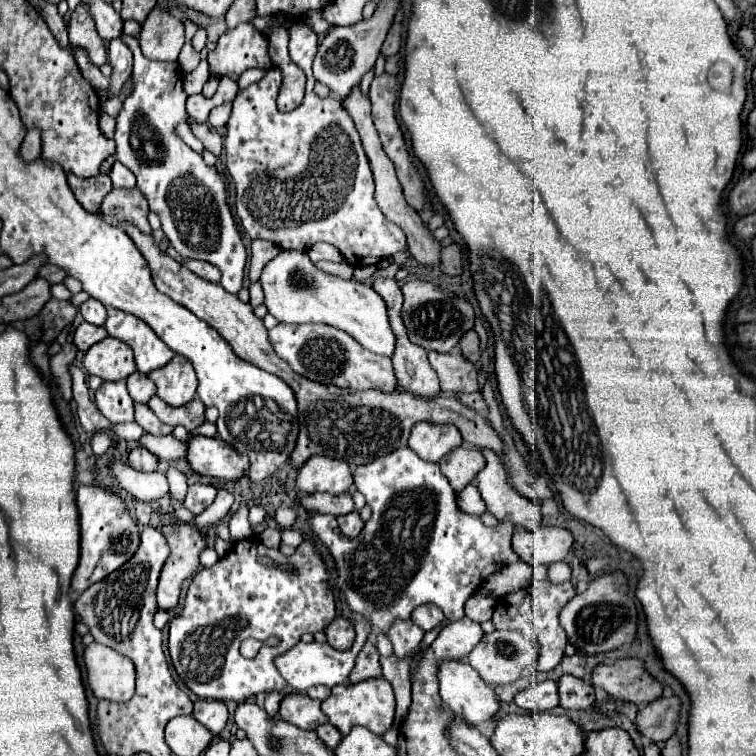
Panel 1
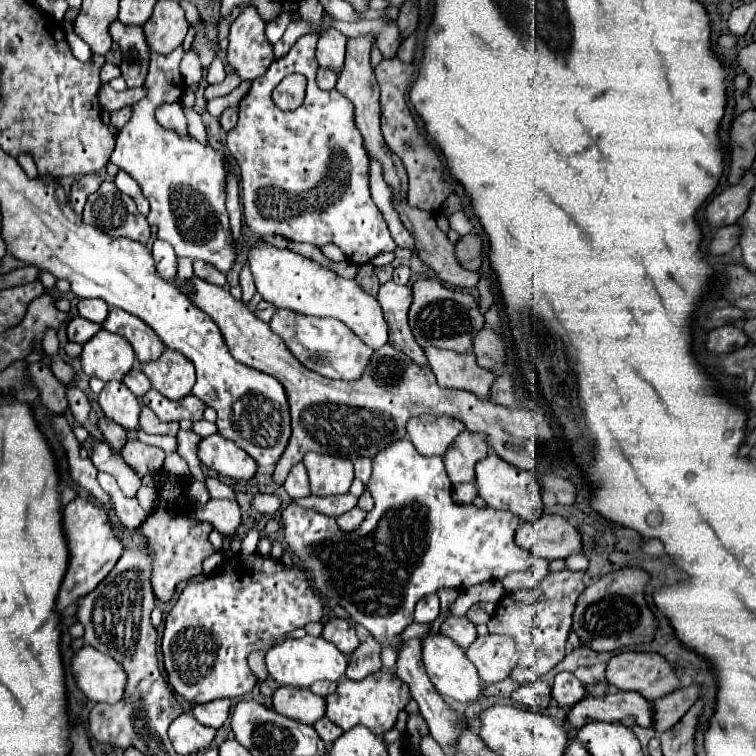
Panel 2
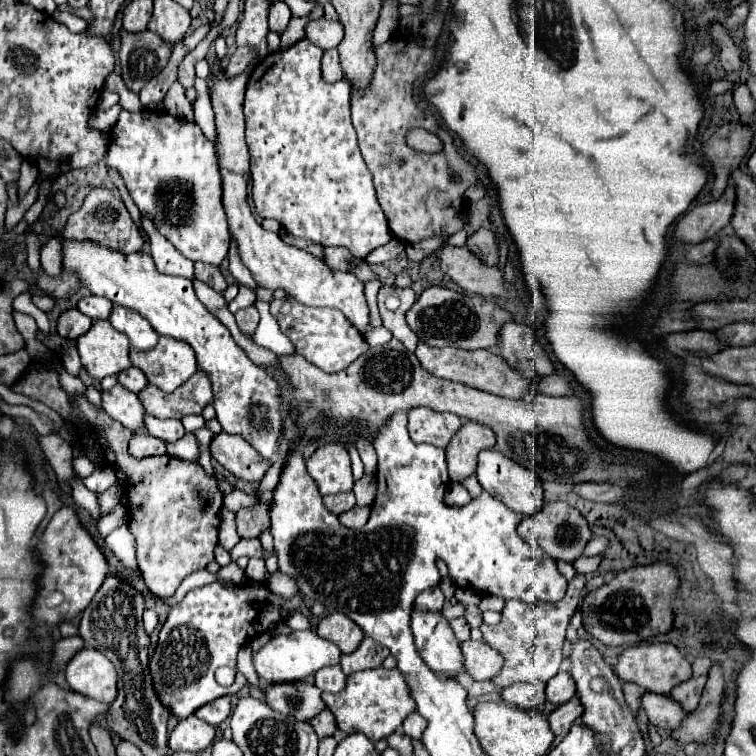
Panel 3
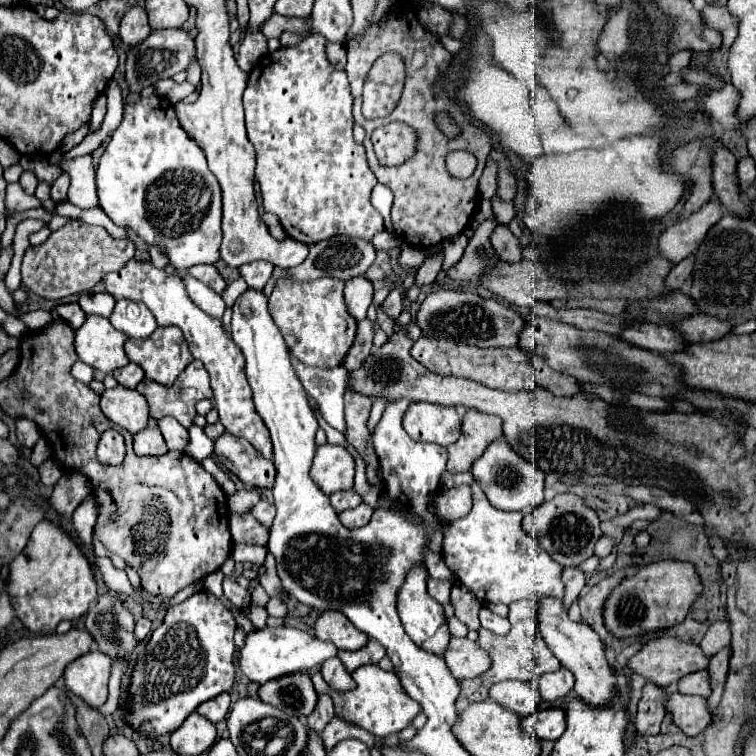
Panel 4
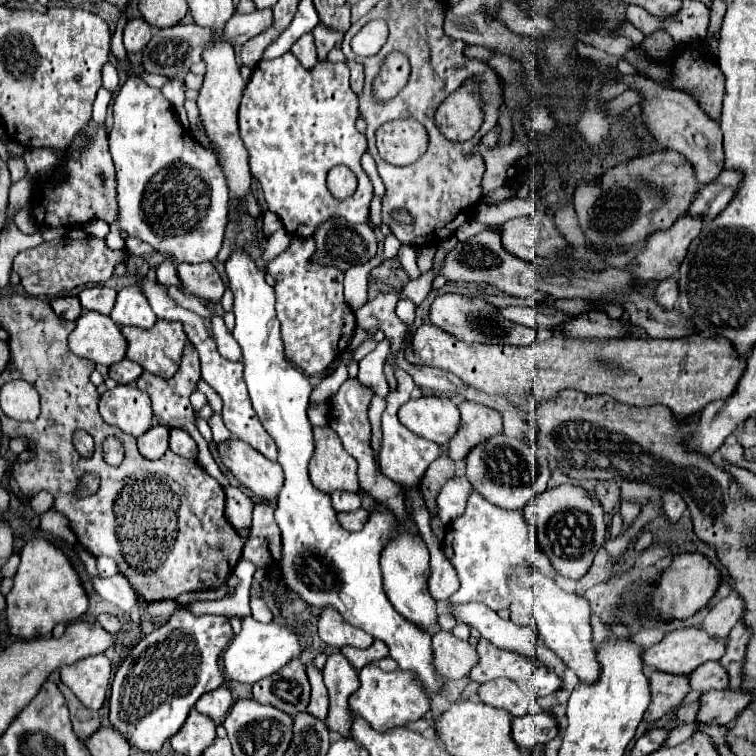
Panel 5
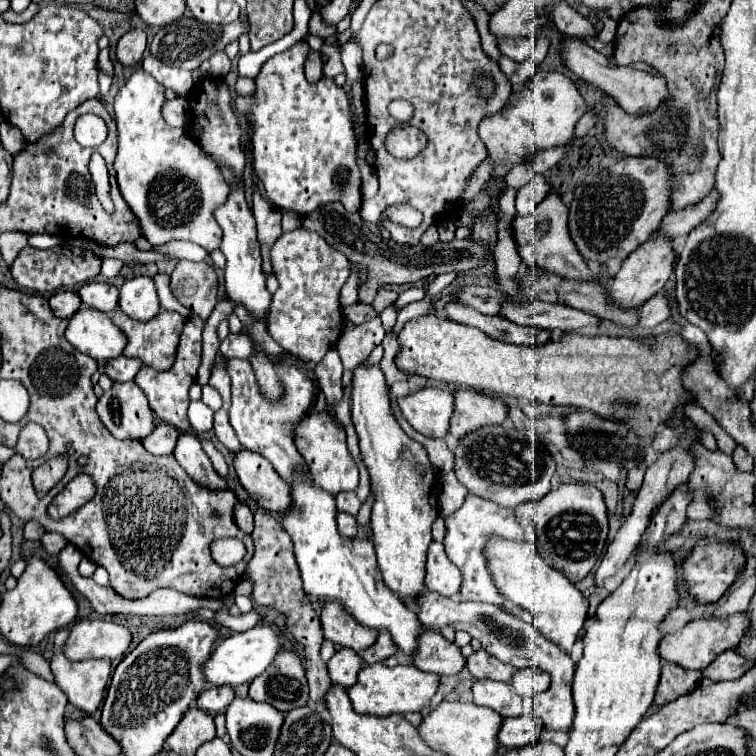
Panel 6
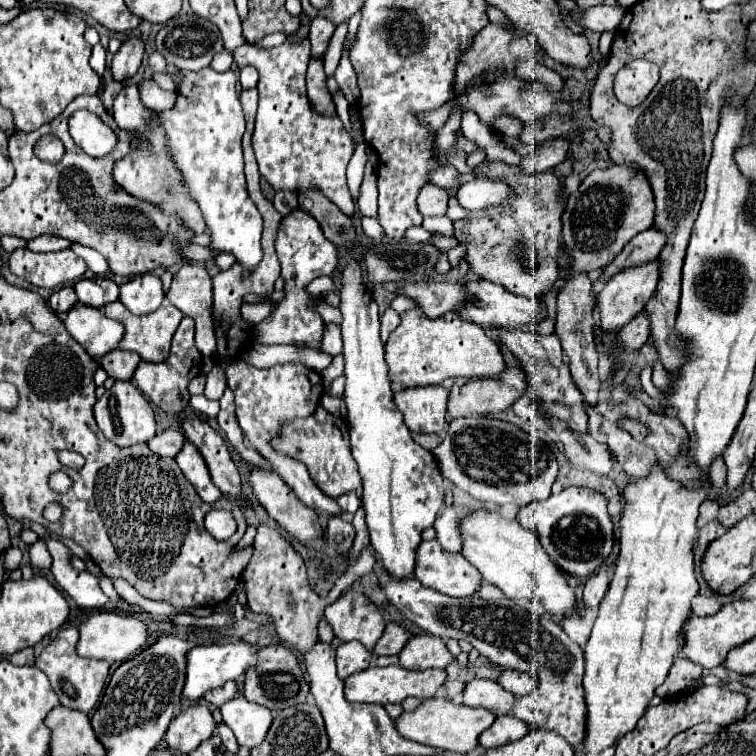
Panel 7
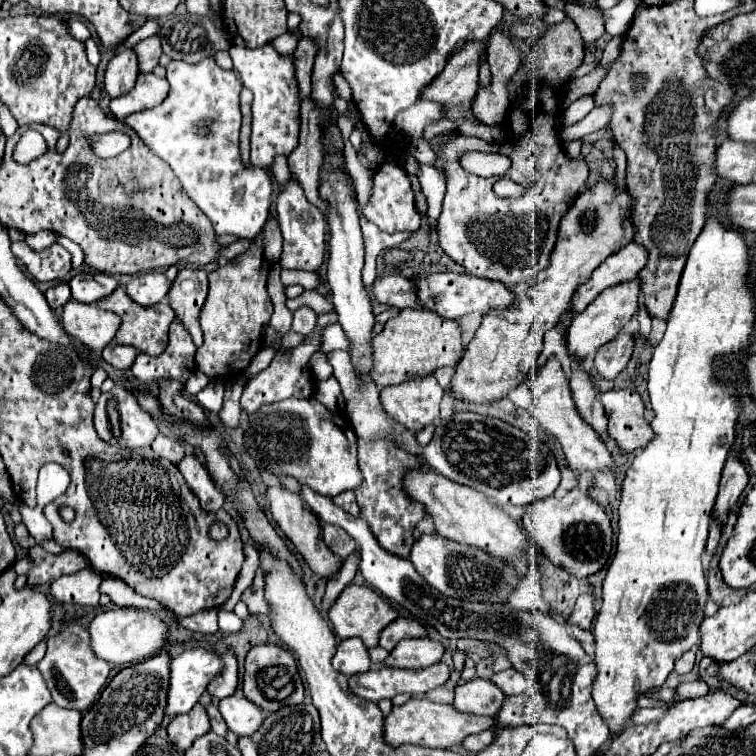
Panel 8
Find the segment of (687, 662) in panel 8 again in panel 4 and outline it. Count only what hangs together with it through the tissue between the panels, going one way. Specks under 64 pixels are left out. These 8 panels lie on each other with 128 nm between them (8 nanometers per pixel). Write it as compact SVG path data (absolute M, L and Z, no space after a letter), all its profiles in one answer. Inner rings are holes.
M646 682L642 690L642 700L638 702L638 714L636 714L636 730L646 736L656 736L660 732L660 724L666 716L664 712L664 698L668 692L652 682Z

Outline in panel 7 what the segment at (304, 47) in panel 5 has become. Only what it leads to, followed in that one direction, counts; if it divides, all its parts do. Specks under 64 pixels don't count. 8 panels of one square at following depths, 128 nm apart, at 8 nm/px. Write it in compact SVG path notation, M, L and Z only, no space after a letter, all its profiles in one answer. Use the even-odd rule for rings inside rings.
M312 60L308 64L306 74L306 86L308 86L308 98L314 104L316 112L324 112L326 116L336 116L336 108L332 102L332 96L326 88L326 74L324 74L324 60Z

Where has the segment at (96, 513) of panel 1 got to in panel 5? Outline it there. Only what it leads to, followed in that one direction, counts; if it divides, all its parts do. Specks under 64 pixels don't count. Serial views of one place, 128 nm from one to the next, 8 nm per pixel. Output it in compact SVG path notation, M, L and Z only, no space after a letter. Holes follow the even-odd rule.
M32 538L20 554L14 586L6 596L10 632L20 638L48 636L58 622L72 622L88 610L88 594L68 556L44 538Z

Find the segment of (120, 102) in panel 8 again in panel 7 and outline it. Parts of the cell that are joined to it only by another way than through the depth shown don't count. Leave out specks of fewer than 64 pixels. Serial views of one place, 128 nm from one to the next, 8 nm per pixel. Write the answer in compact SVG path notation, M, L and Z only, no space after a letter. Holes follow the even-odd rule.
M140 80L140 98L150 110L162 112L172 108L176 92L164 92L154 80Z

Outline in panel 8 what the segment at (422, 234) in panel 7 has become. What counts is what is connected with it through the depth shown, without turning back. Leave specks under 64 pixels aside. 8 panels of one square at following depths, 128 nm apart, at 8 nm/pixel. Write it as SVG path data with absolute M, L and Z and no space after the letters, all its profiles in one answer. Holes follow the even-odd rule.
M360 218L360 226L362 226L362 236L364 236L364 246L366 246L366 264L364 264L364 286L372 286L376 280L376 256L384 250L384 248L392 248L402 244L404 240L412 238L414 232L396 232L396 234L388 234L382 232L374 222L370 222L368 218Z

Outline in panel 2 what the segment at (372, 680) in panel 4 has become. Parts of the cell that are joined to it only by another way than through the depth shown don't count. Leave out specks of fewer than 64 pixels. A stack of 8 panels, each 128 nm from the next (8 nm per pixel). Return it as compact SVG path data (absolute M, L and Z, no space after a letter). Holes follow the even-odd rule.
M382 668L376 674L366 676L362 682L354 682L348 678L340 680L336 692L326 698L326 702L328 702L326 716L342 730L350 730L356 724L362 724L362 726L370 728L376 736L382 736L384 732L388 732L394 726L398 712L408 704L408 700L410 700L408 684L404 684L396 676L394 670Z

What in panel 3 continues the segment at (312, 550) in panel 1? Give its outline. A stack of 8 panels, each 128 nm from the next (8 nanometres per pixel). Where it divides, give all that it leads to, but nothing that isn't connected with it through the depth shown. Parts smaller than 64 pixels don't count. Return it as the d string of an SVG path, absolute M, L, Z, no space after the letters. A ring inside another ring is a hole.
M212 582L190 590L184 600L170 610L160 630L160 644L150 662L160 700L174 716L188 718L204 704L240 692L246 686L244 674L238 672L234 684L224 688L216 682L214 672L220 666L236 668L236 654L244 644L270 630L270 626L284 622L290 614L302 612L302 606L300 594L292 598L278 596L270 592L264 582L246 582L246 586L236 586L234 590L226 588L222 582Z

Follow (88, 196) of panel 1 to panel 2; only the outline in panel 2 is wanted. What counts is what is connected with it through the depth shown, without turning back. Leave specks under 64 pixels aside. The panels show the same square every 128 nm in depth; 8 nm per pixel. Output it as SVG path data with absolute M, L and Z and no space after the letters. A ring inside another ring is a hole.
M98 174L80 176L80 178L74 180L72 190L70 190L70 200L72 200L76 212L82 212L82 210L84 210L86 198L88 198L92 192L96 192L96 188L98 188L100 184L102 184L102 176L98 176Z

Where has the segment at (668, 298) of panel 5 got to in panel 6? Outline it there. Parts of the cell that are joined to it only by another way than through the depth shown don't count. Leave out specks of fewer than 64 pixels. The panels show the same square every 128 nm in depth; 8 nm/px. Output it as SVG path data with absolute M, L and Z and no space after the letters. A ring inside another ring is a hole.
M656 294L650 300L644 302L642 310L640 310L640 326L646 328L654 328L656 324L664 322L666 318L670 318L670 304L668 304L668 296L666 294Z

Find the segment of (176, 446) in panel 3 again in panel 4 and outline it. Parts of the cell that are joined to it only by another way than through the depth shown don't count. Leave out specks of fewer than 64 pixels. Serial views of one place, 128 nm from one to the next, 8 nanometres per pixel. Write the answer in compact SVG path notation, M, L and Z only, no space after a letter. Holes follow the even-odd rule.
M192 424L192 428L188 428L188 434L190 434L190 440L188 440L188 448L184 450L184 454L194 458L196 462L202 462L214 452L214 442L204 434L200 426Z

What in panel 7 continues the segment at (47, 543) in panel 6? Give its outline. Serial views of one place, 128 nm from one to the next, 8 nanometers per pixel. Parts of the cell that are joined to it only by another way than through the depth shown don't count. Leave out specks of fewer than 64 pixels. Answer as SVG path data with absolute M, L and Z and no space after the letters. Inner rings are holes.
M38 540L36 544L32 544L32 548L30 548L30 562L38 570L50 568L52 558L50 558L50 552L48 552L48 548L46 548L46 544L42 540Z

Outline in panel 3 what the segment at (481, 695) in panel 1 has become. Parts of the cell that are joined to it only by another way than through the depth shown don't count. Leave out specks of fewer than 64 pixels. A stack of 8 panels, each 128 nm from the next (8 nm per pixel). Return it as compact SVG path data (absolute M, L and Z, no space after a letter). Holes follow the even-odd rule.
M412 612L414 644L428 668L450 680L464 674L464 660L460 642L456 640L448 620L440 612Z

